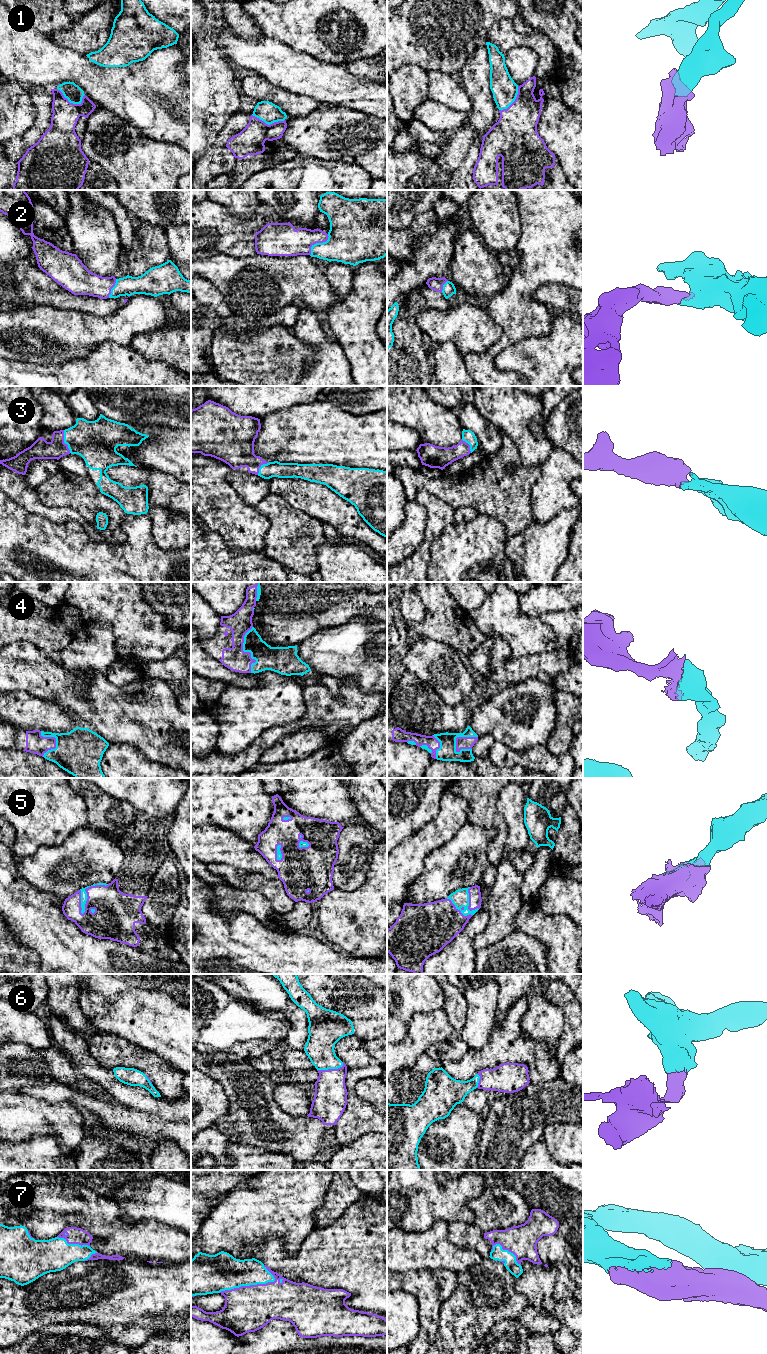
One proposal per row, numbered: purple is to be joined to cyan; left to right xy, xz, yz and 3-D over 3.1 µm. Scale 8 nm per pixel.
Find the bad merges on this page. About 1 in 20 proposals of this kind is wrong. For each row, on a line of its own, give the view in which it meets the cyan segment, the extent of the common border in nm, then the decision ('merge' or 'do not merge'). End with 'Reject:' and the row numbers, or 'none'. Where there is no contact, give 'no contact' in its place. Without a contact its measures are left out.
1: meets cyan in xy; contact 240 nm long; merge
2: meets cyan in xz; contact 220 nm long; merge
3: meets cyan in xy; contact 190 nm long; merge
4: meets cyan in xz; contact 380 nm long; merge
5: meets cyan in xy; contact 320 nm long; merge
6: meets cyan in xz; contact 220 nm long; merge
7: meets cyan in xz; contact 460 nm long; merge
Reject: none

